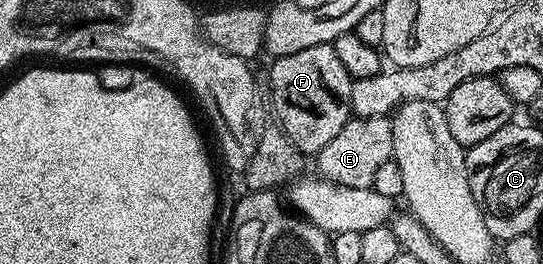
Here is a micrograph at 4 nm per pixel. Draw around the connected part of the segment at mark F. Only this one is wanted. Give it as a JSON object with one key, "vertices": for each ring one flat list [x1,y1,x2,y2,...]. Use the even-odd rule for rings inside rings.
{"vertices":[[332,44,307,46,307,50,298,50,296,54,278,56,272,63,269,88,273,91,271,112,277,115,276,123,301,152,321,152,351,119,349,103,354,81,343,70,343,62,339,62]]}

